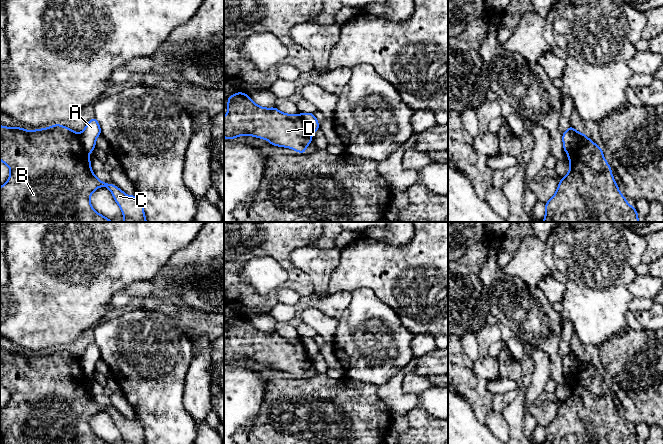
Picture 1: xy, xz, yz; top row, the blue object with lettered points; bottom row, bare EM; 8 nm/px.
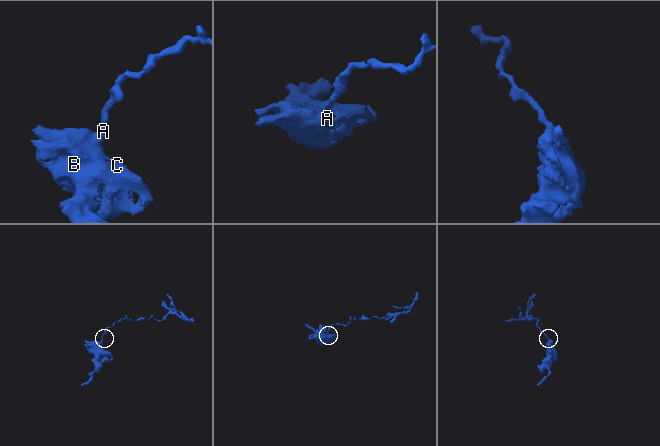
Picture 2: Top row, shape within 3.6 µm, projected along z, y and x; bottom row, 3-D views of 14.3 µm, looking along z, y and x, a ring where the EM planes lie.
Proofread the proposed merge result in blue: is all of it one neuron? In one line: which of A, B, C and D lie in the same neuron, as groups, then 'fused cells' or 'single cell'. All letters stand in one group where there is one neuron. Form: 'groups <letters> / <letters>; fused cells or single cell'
groups A / B C D; fused cells

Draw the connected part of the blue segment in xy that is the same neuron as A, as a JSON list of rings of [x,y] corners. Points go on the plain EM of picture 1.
[[[94,341],[91,344],[89,344],[84,354],[80,357],[81,368],[88,378],[94,374],[96,363],[100,358],[100,349]]]

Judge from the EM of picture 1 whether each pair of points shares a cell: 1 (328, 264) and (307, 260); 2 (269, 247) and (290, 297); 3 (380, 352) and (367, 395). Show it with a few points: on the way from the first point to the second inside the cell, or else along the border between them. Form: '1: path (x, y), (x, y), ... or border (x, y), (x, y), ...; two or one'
1: path (323, 263), (317, 263), (312, 260); one
2: border (301, 295), (292, 289), (280, 289), (276, 296); two
3: border (347, 378), (362, 383), (373, 383), (377, 386); two

